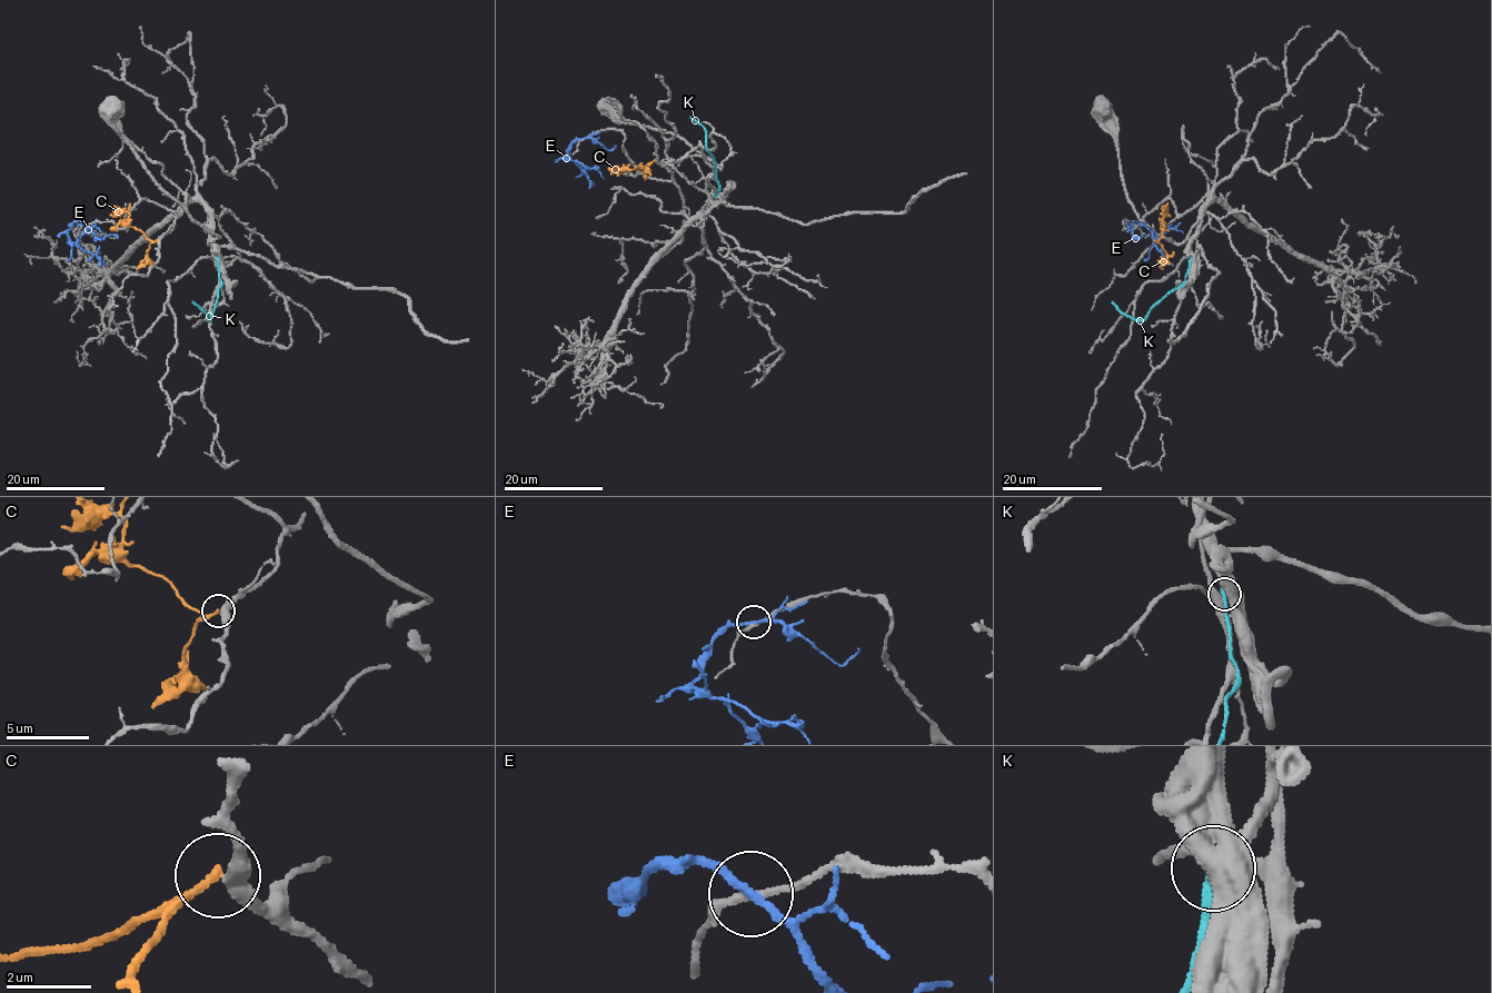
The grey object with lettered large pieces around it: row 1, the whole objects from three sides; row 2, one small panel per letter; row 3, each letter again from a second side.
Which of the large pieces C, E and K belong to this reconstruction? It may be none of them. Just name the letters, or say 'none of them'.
none of them

